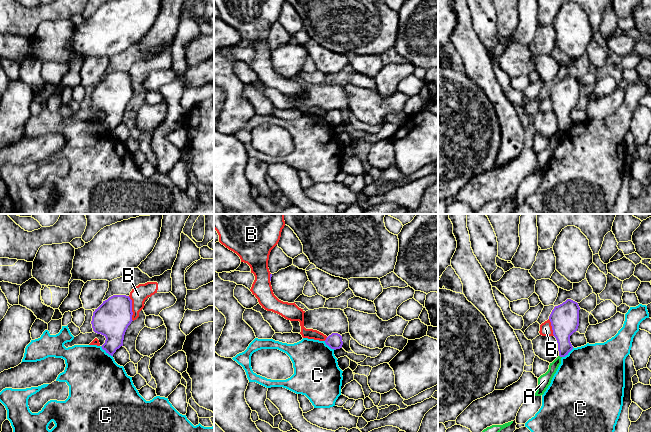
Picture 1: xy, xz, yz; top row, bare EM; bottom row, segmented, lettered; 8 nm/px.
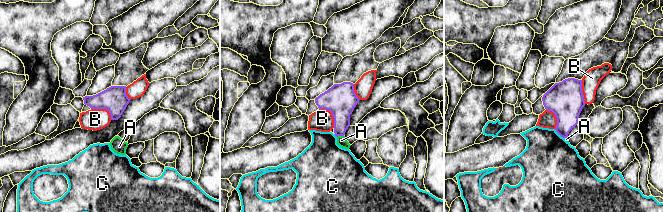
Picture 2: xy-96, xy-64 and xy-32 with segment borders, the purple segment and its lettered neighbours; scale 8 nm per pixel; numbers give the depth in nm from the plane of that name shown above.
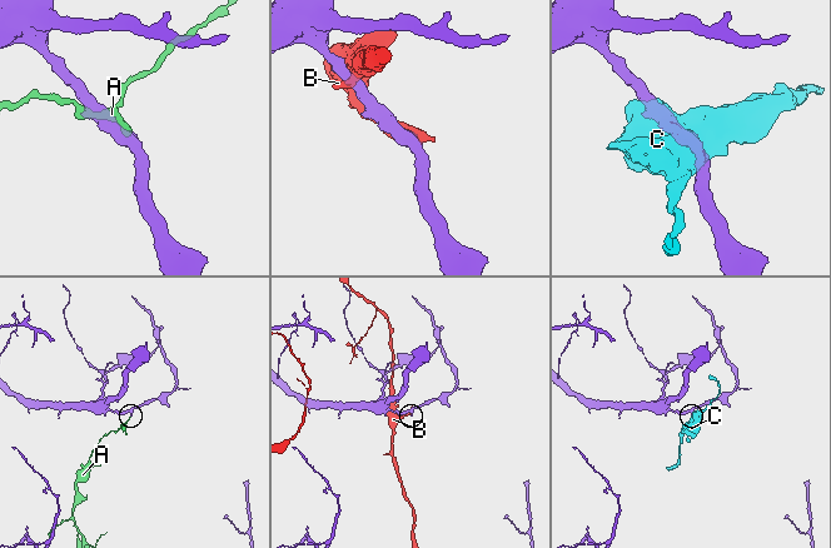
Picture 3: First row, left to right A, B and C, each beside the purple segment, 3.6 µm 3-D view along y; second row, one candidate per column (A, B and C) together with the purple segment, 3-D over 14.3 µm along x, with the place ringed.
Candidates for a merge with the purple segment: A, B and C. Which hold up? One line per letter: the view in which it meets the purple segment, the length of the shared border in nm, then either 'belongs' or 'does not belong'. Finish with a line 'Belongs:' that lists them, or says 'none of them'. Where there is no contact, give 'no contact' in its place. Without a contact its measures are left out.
A: yz | 30 nm | belongs
B: xy | 200 nm | does not belong
C: xy | 130 nm | does not belong
Belongs: A

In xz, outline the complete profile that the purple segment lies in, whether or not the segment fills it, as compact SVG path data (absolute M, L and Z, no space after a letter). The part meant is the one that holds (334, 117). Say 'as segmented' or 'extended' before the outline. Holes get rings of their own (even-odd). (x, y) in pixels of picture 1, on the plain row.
as segmented; M332 109L325 116L326 121L328 121L331 125L340 125L342 124L343 117L342 112L338 109Z

